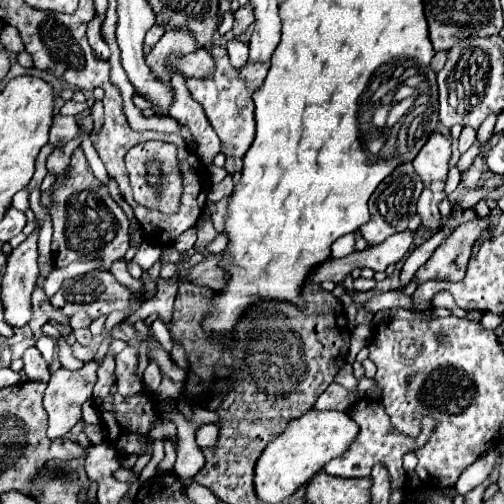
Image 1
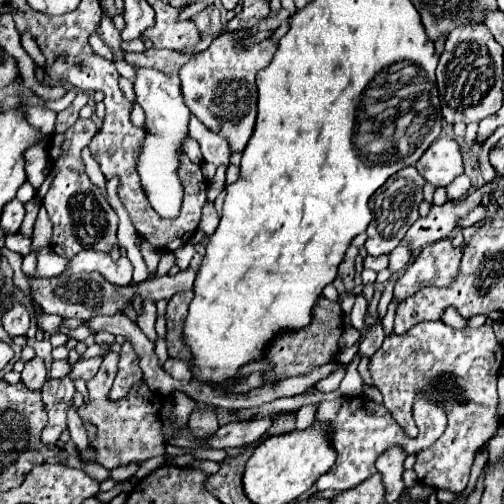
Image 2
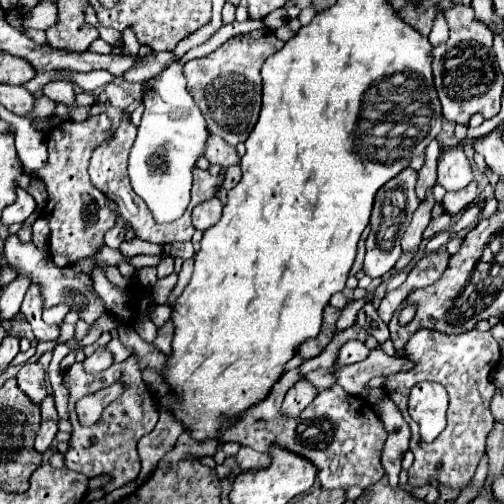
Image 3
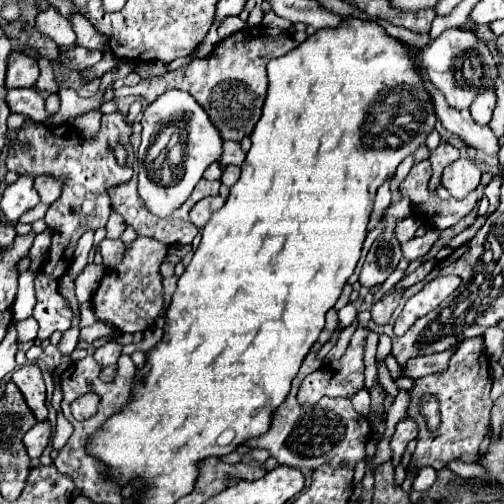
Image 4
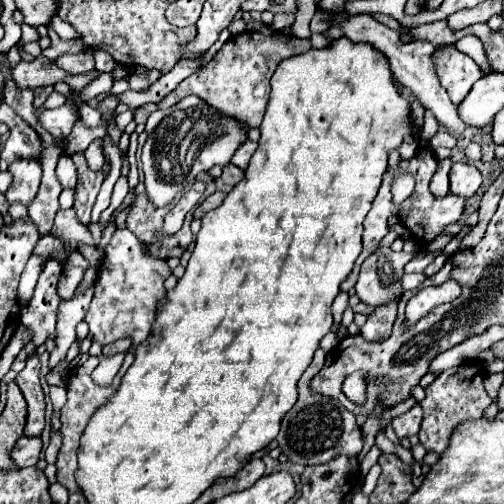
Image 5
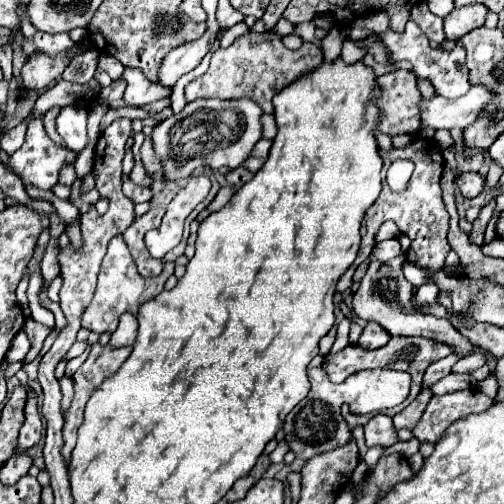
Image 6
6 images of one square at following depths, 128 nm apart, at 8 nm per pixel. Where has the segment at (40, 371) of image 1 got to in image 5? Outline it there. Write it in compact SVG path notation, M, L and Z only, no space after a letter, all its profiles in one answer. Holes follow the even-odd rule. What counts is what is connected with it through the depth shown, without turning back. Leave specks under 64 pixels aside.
M38 356L26 360L26 368L18 372L16 384L28 402L26 436L40 436L44 430L44 394L40 386L40 362Z

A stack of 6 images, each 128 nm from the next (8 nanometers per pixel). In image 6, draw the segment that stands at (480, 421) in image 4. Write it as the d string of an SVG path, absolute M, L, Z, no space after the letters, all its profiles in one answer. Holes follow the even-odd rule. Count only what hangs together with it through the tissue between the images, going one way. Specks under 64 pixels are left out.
M476 388L434 396L426 406L420 424L412 432L420 442L436 444L444 434L444 430L454 420L464 418L466 414L472 414L472 412L484 412L490 406L492 406L492 400Z

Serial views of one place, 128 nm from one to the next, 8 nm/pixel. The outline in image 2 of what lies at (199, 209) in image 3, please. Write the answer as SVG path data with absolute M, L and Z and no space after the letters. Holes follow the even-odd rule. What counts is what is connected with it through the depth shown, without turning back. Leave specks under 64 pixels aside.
M206 202L204 204L204 210L202 210L202 232L206 236L212 236L214 230L218 228L218 214L216 214L216 208L214 208L214 202Z

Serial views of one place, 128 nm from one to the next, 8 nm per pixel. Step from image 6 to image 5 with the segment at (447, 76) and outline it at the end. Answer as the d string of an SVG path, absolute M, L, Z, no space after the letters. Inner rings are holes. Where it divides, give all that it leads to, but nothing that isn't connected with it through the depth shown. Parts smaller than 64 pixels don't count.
M454 44L436 48L432 54L432 62L440 84L446 88L454 104L460 104L464 96L468 96L474 82L482 78L480 66L468 54L456 50Z

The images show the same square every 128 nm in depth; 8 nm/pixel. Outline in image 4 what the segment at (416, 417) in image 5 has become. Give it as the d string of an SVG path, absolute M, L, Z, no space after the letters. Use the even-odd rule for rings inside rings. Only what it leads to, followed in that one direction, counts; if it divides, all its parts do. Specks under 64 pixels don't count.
M402 418L398 424L396 424L396 432L390 440L390 448L392 448L392 464L398 466L400 460L402 460L402 454L406 450L406 444L410 440L414 440L418 436L418 426L416 422L412 422L410 418Z

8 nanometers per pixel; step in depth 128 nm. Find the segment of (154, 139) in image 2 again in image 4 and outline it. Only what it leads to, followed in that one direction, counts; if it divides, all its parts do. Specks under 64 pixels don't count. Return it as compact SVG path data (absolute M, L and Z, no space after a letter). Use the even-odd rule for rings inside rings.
M170 88L162 96L158 96L142 114L142 142L138 148L138 160L144 160L144 166L138 166L138 194L144 200L146 208L156 214L158 218L166 218L172 212L176 212L192 194L194 186L202 178L204 170L220 158L222 138L218 130L208 120L208 114L202 110L202 106L184 90ZM176 126L178 128L178 144L174 146L178 150L176 160L168 160L166 150L162 150L156 158L148 160L148 148L152 146L152 140L160 134L162 128ZM184 130L186 130L186 150L184 150Z

